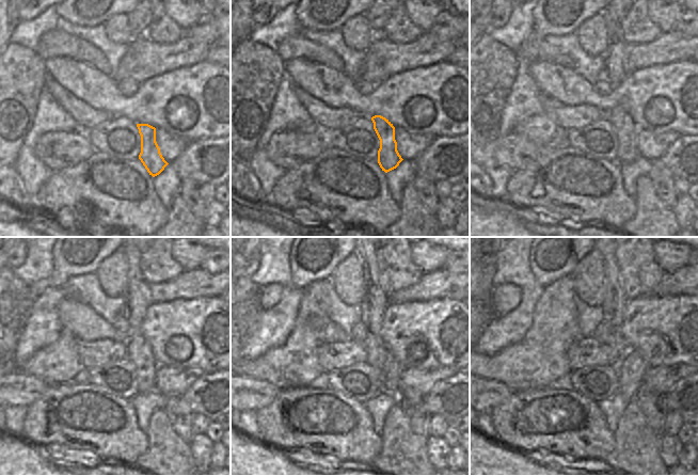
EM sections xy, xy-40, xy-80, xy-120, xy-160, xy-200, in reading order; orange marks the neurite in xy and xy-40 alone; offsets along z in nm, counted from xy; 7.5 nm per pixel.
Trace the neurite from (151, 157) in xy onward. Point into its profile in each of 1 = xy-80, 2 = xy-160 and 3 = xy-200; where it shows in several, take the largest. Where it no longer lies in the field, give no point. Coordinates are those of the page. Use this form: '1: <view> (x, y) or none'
1: xy-80 (624, 128)
2: xy-160 (376, 300)
3: xy-200 (615, 300)

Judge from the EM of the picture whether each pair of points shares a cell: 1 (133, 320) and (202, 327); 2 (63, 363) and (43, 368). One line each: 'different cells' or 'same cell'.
1: different cells
2: same cell

